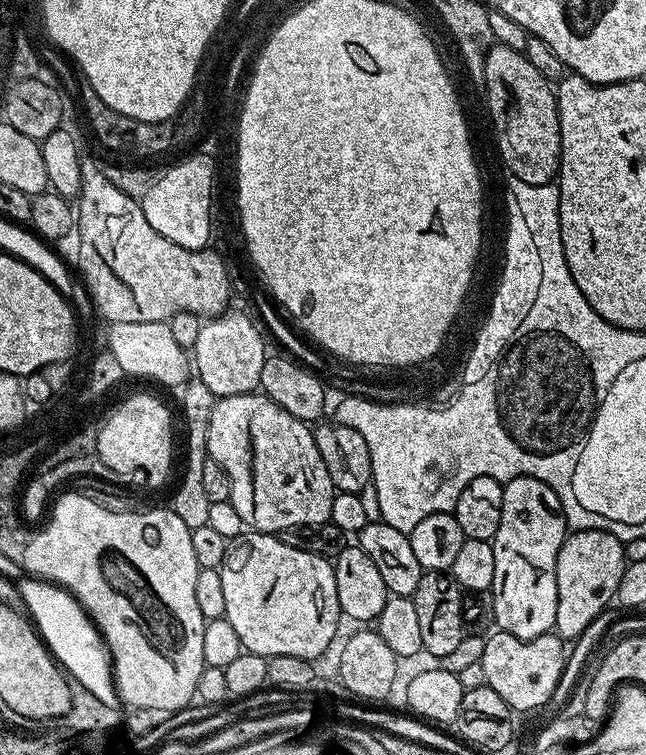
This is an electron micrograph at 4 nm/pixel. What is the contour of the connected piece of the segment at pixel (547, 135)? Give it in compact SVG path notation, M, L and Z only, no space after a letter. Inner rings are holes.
M498 43L486 54L482 83L496 131L496 148L511 175L527 184L553 183L560 171L560 123L553 85L530 66L523 52Z

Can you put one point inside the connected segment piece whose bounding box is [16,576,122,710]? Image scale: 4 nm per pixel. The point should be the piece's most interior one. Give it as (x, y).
(75, 641)

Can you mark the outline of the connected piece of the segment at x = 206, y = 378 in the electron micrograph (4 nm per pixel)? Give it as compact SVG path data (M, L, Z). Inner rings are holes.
M225 310L201 323L198 342L192 352L192 364L197 379L209 387L217 399L257 391L262 367L268 357L267 350L264 350L265 337L254 323L253 317L249 313L248 317L244 312L232 311Z

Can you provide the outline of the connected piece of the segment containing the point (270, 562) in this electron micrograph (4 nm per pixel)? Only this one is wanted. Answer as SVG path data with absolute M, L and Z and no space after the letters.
M249 531L229 547L219 569L226 597L224 619L234 626L247 651L266 657L294 654L298 658L315 661L331 646L341 610L338 586L334 582L334 564L329 557L305 552L297 548L295 543L288 541L287 544L284 538L276 534Z

